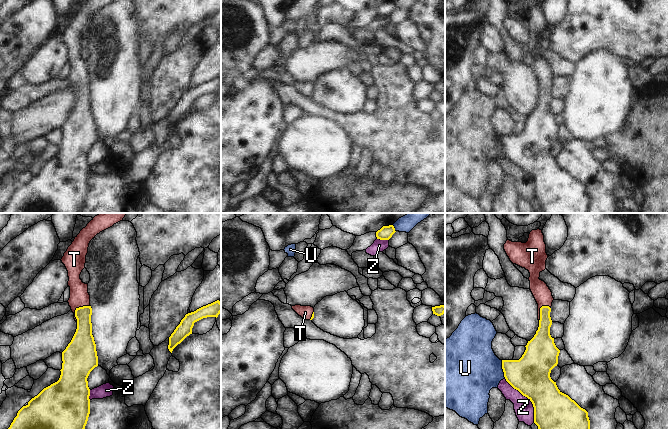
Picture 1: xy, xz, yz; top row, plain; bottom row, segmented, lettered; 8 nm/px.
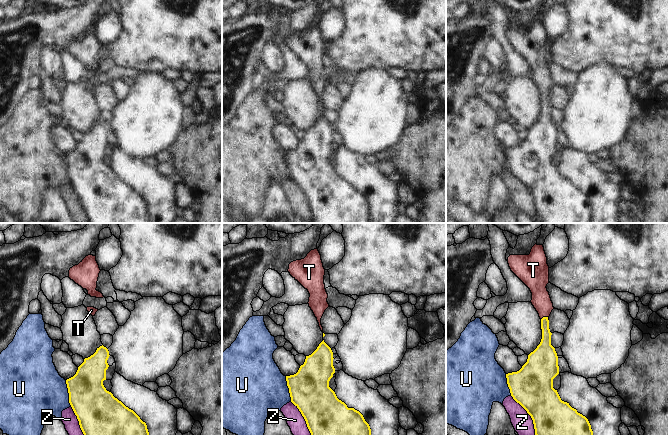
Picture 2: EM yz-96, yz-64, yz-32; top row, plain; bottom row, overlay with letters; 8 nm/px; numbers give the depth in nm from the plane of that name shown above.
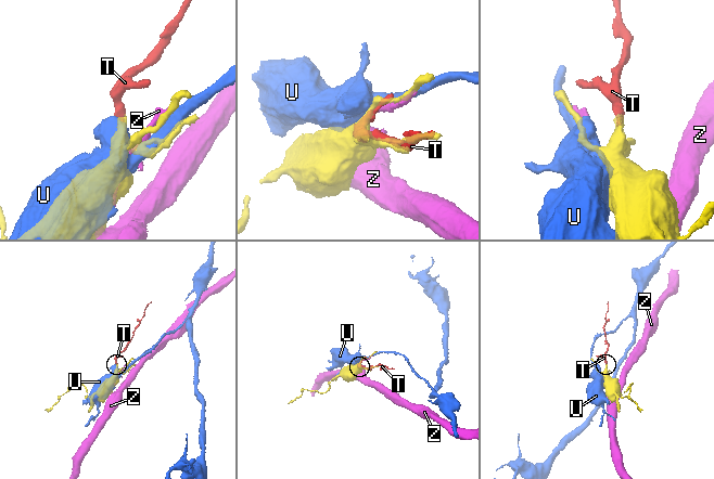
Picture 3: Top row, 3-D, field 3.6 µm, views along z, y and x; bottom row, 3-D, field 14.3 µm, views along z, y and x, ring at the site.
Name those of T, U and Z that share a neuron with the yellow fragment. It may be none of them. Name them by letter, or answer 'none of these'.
T

